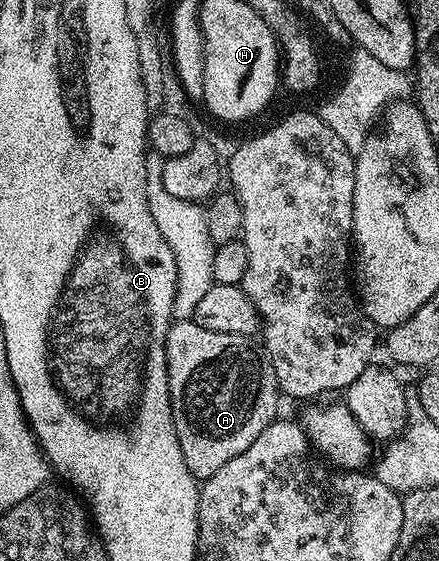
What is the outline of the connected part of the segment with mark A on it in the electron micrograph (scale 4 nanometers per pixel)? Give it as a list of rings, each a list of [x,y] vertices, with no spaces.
[[[176,320],[168,328],[164,345],[172,423],[186,464],[198,480],[214,476],[222,464],[246,452],[246,448],[250,448],[250,444],[254,444],[254,440],[258,440],[258,436],[277,417],[278,390],[180,390],[194,366],[224,348],[226,336],[226,332],[202,328],[195,320]]]

